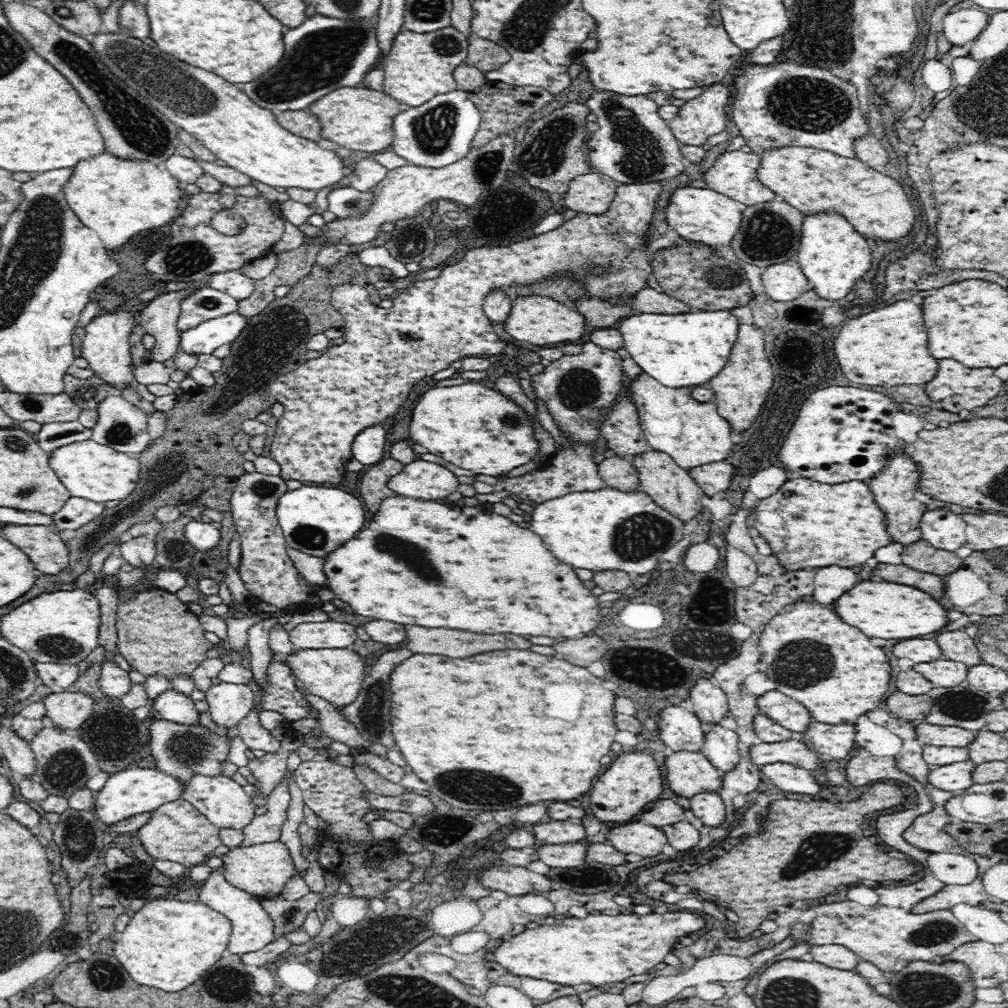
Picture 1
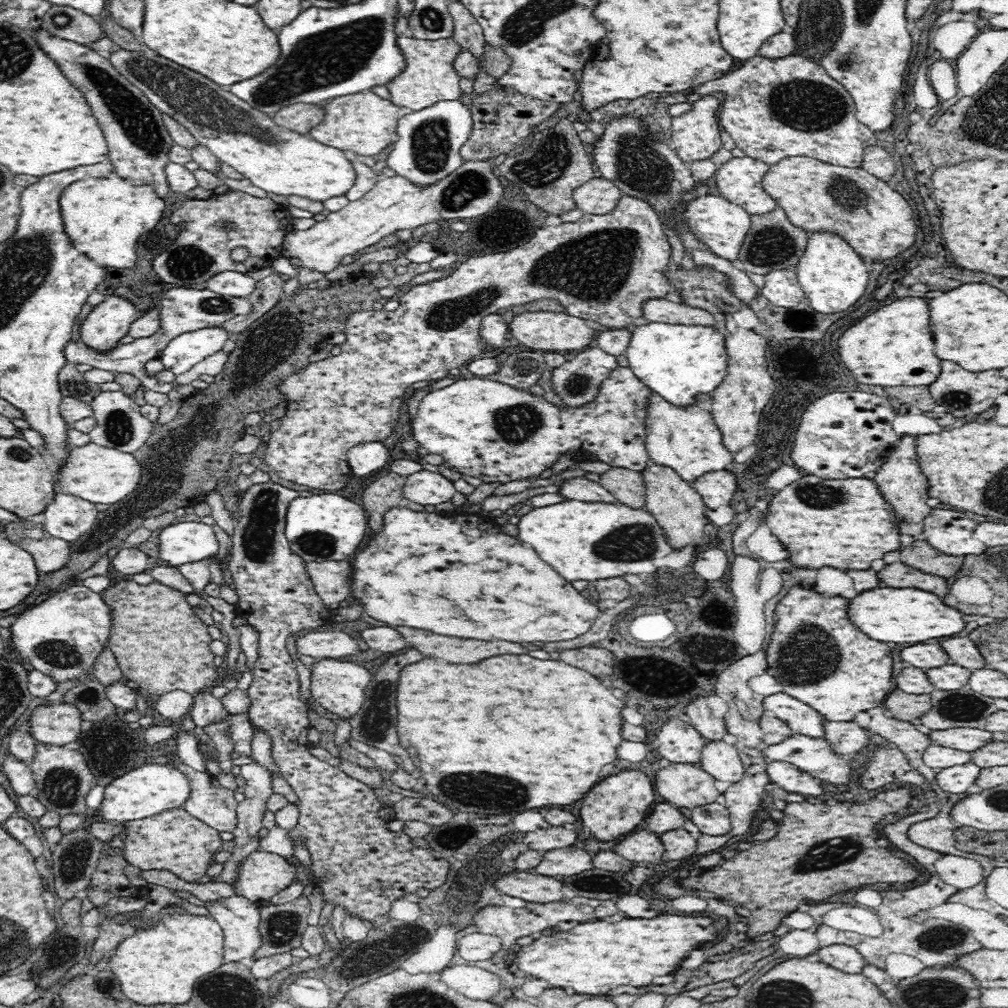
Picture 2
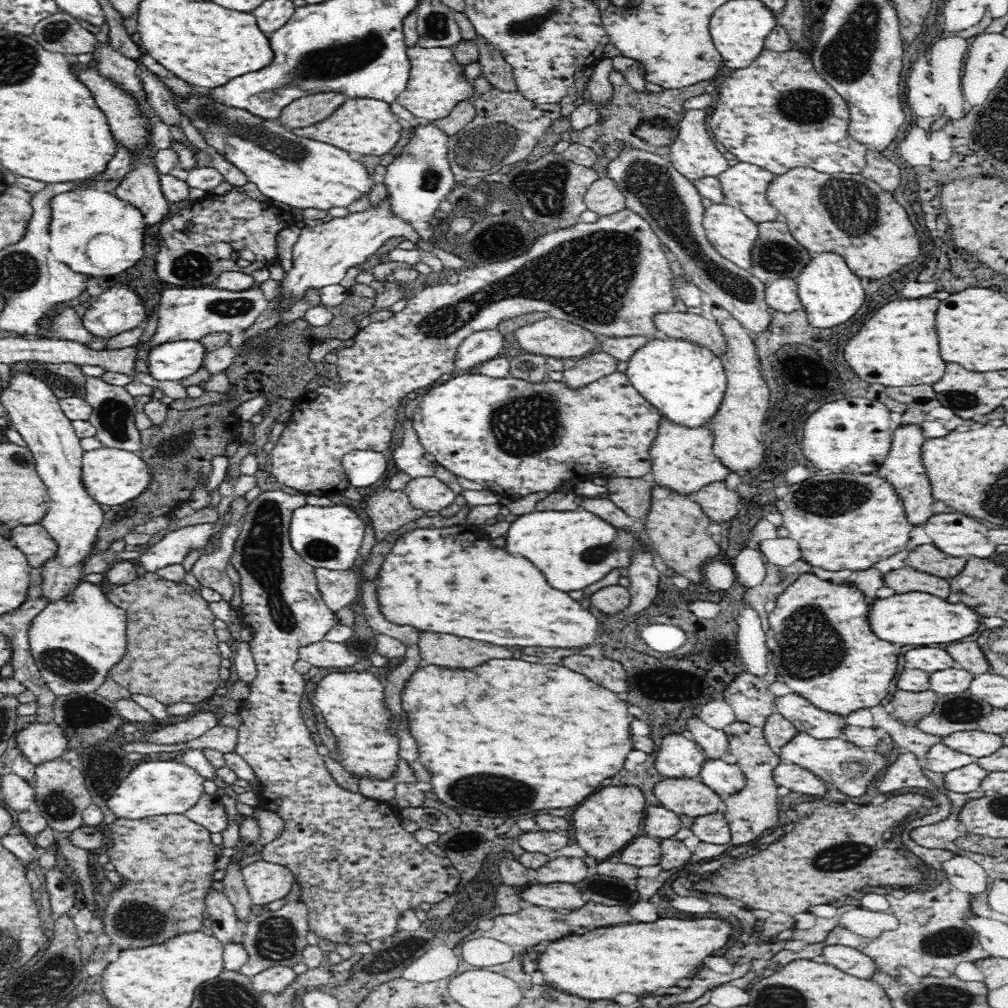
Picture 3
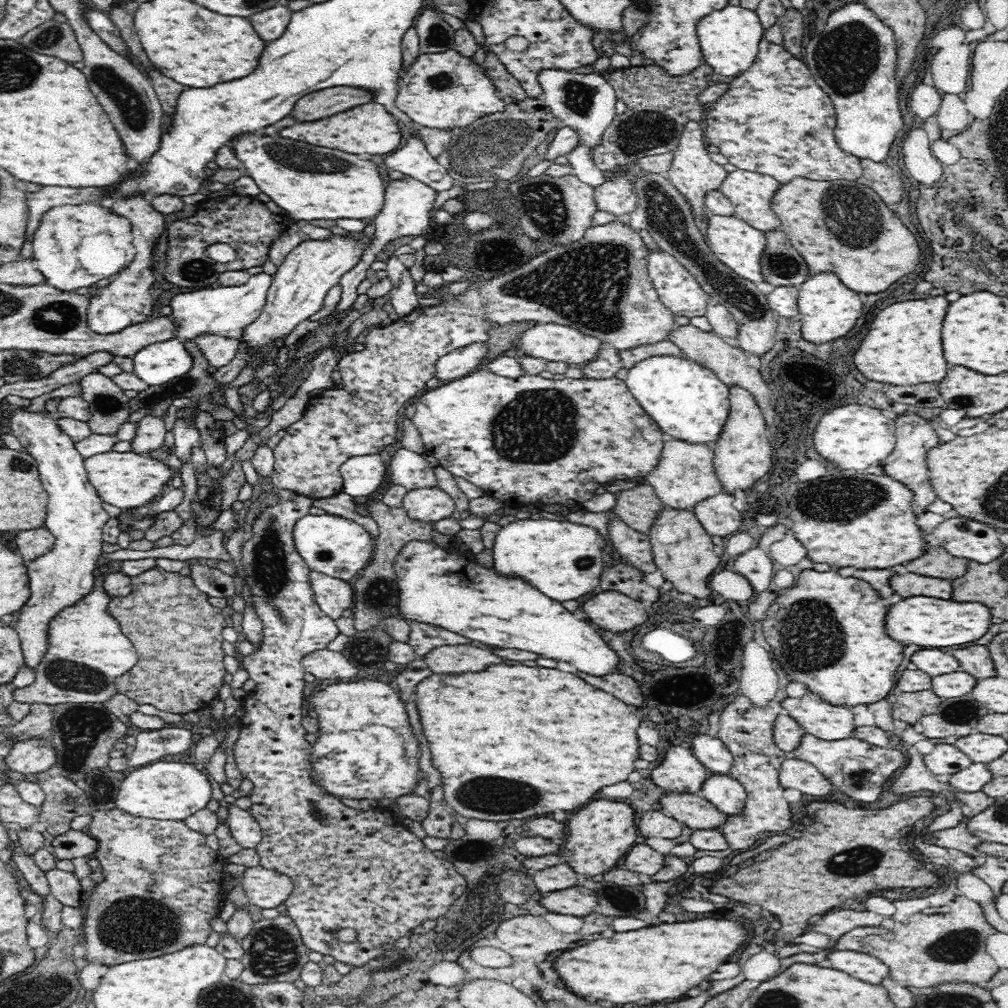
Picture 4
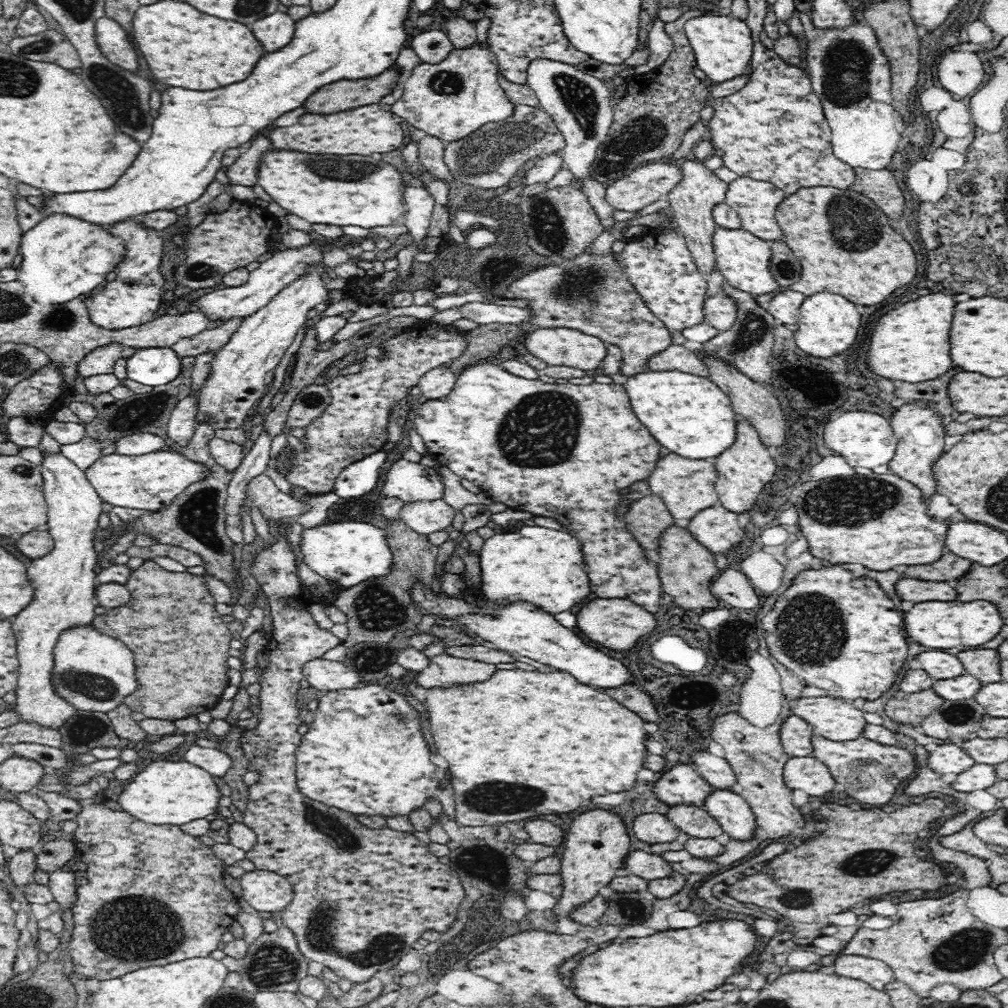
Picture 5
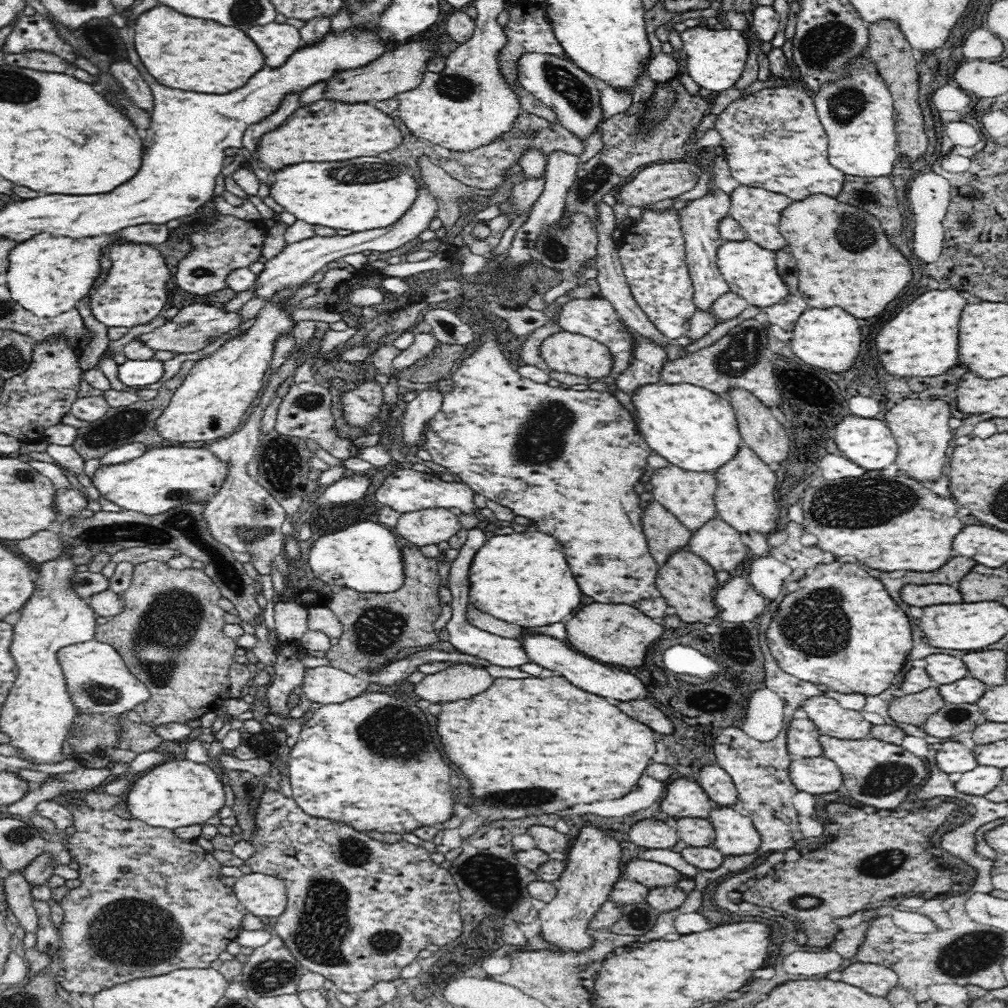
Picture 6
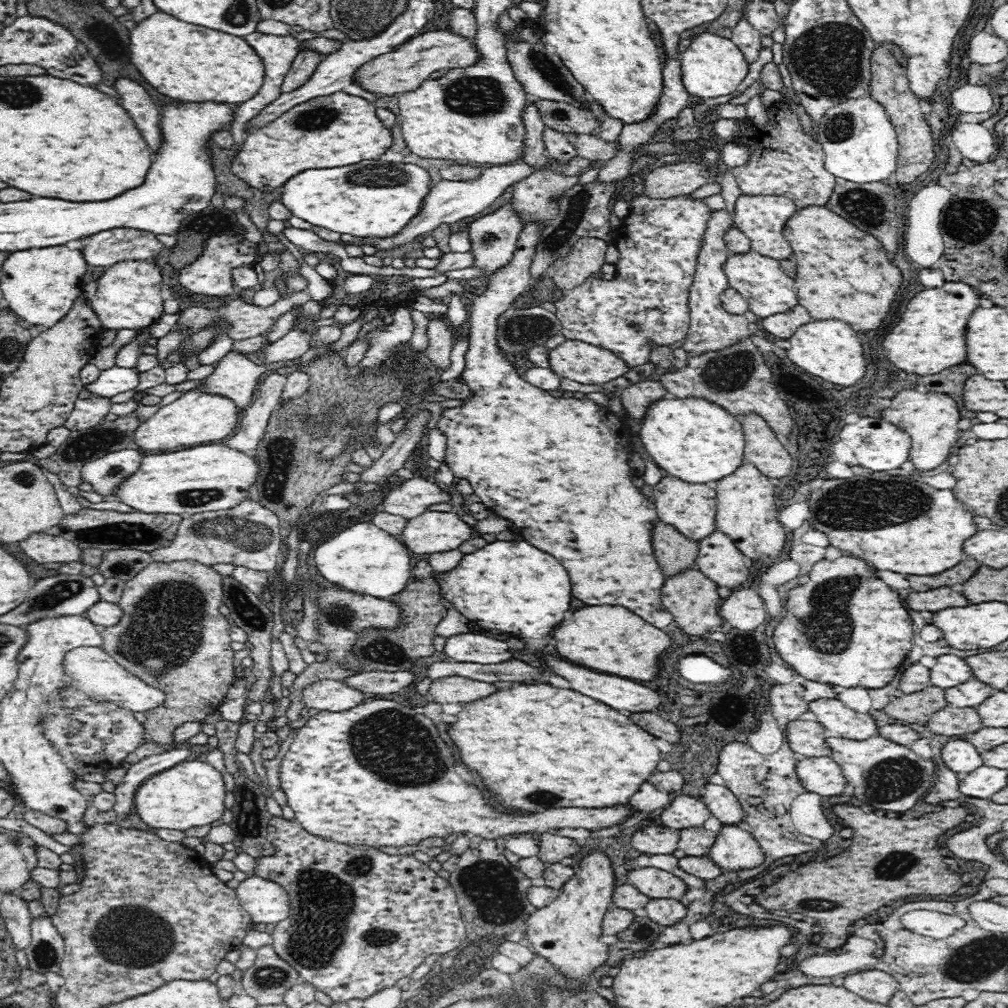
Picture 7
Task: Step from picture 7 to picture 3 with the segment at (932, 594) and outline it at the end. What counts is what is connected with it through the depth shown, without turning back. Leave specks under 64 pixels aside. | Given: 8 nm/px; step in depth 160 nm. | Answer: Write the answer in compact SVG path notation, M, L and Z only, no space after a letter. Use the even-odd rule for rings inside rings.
M900 568L900 570L892 570L884 576L884 582L888 588L892 588L894 592L914 592L914 590L922 590L922 592L930 592L936 594L940 598L948 598L950 594L950 584L942 578L930 576L926 572L918 572L914 568Z

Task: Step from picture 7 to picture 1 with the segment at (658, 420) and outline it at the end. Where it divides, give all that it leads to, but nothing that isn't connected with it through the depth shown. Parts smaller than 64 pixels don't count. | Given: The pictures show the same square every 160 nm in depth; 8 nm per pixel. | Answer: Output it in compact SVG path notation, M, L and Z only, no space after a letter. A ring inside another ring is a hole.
M728 309L693 310L684 313L646 313L630 315L622 319L619 331L623 337L623 348L643 372L664 385L706 385L710 378L722 370L728 360L734 341L738 338L740 322Z

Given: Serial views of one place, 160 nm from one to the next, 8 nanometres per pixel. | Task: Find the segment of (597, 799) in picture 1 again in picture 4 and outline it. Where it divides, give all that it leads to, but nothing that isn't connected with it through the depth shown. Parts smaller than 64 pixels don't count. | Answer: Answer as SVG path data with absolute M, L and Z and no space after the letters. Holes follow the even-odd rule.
M594 800L569 818L566 837L563 841L565 849L562 849L561 856L564 856L565 862L576 874L584 878L592 878L596 874L605 875L606 872L618 866L621 859L635 844L638 831L634 824L634 812L628 804Z

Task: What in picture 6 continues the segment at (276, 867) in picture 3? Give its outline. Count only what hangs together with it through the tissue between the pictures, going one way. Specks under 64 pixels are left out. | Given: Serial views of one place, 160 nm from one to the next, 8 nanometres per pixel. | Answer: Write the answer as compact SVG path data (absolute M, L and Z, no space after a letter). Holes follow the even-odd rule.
M258 872L242 875L233 892L254 916L280 916L287 905L287 888L282 879Z

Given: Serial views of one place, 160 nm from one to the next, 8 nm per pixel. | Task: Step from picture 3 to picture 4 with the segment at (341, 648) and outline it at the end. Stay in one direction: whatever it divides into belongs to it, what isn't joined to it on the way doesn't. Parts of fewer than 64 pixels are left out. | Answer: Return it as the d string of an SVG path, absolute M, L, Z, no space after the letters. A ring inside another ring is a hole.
M328 648L304 656L302 664L305 672L314 674L325 683L350 681L357 674L356 665L343 652L331 652Z

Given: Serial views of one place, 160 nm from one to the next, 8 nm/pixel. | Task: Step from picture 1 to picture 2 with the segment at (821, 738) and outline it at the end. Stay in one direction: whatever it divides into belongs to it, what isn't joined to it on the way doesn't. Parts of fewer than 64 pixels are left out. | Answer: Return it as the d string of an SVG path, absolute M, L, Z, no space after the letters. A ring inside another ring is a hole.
M824 719L824 739L830 749L842 756L851 757L868 746L869 733L853 720L832 722Z

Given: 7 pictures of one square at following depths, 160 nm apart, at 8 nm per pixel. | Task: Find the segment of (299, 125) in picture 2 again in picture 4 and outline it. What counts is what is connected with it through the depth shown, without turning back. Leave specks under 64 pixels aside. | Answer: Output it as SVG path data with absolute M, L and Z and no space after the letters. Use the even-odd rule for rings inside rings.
M328 88L326 92L314 92L300 98L290 115L298 122L309 123L370 102L373 102L372 95L362 88Z

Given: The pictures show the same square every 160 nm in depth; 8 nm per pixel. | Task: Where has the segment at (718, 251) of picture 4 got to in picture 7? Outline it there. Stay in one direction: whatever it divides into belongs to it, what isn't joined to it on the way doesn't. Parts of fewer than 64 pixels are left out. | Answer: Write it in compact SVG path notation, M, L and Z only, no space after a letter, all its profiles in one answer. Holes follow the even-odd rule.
M750 251L746 254L731 254L727 257L723 270L729 280L729 286L738 291L748 303L748 315L752 318L766 318L774 313L786 312L799 304L795 279L790 278L778 260L761 253Z

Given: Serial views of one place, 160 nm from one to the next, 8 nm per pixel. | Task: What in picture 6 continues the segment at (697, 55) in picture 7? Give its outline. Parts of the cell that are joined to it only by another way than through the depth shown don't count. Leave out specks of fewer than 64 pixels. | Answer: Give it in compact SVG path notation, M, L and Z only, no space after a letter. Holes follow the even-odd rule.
M691 22L686 31L681 34L684 42L683 50L686 52L687 74L698 86L720 92L733 88L741 80L745 65L749 59L750 48L744 31L731 28L709 29L705 22Z

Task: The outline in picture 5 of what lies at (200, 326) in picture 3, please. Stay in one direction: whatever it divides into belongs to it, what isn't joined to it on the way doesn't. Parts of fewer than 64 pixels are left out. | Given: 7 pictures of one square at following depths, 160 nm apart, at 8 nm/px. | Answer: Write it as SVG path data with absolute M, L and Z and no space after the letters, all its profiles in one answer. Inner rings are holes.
M313 241L302 248L276 250L270 259L261 262L258 268L249 272L246 284L223 289L216 288L215 291L196 299L192 305L192 310L202 312L211 322L216 320L226 322L230 318L242 318L244 320L266 306L271 297L284 286L290 284L292 280L295 280L310 263L322 260L322 252L324 252L322 245Z

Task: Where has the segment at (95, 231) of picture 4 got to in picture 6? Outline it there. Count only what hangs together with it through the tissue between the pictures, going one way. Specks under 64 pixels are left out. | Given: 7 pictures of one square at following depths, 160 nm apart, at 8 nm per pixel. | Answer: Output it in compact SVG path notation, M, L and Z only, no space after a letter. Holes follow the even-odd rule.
M40 232L16 243L9 252L9 267L6 271L6 280L13 299L38 317L59 316L60 313L74 309L78 300L89 296L94 291L92 284L95 278L98 278L101 269L100 254L104 253L108 242L110 242L109 235L62 238L56 233Z

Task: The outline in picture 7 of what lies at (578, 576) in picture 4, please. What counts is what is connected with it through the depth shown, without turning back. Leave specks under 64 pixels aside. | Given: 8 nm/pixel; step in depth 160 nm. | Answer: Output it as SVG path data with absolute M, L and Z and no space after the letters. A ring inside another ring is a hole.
M520 538L511 542L496 540L488 543L484 548L464 555L456 568L449 571L444 574L432 573L440 585L441 597L446 598L458 612L468 618L471 625L480 630L495 628L512 636L512 639L544 638L552 634L553 628L564 620L564 614L570 608L568 600L572 590L564 566L545 550L538 549Z

